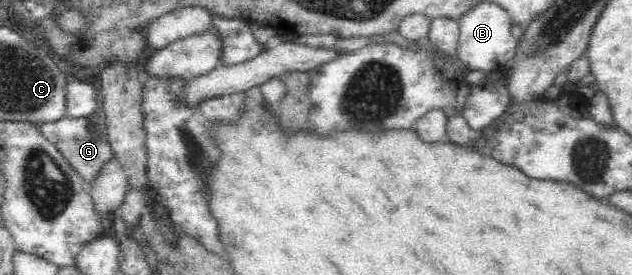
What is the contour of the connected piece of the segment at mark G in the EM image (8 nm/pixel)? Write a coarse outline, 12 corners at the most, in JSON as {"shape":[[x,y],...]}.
{"shape":[[93,117],[39,123],[71,167],[91,181],[114,159]]}

